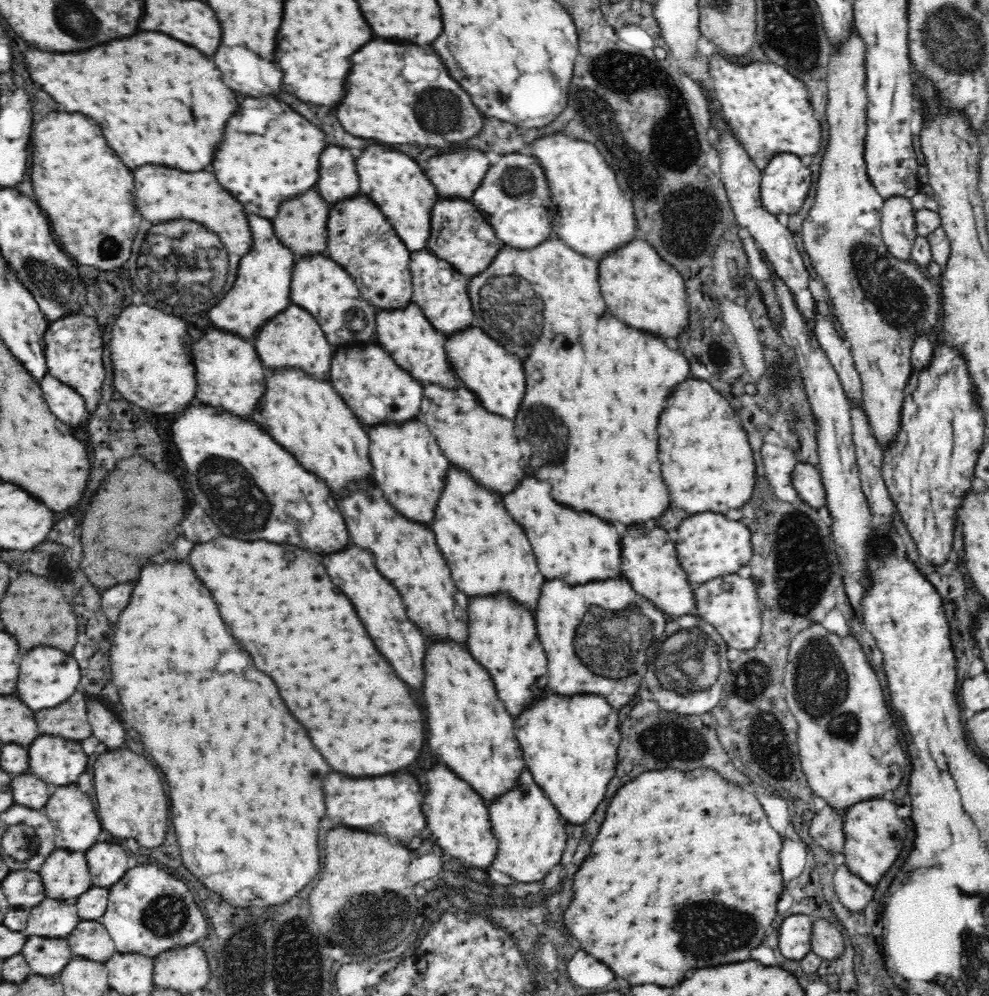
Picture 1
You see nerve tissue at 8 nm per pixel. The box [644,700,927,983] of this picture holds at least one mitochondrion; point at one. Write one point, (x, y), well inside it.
(708, 930)

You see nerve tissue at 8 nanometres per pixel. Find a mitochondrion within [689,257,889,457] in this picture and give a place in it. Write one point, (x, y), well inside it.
(720, 356)

